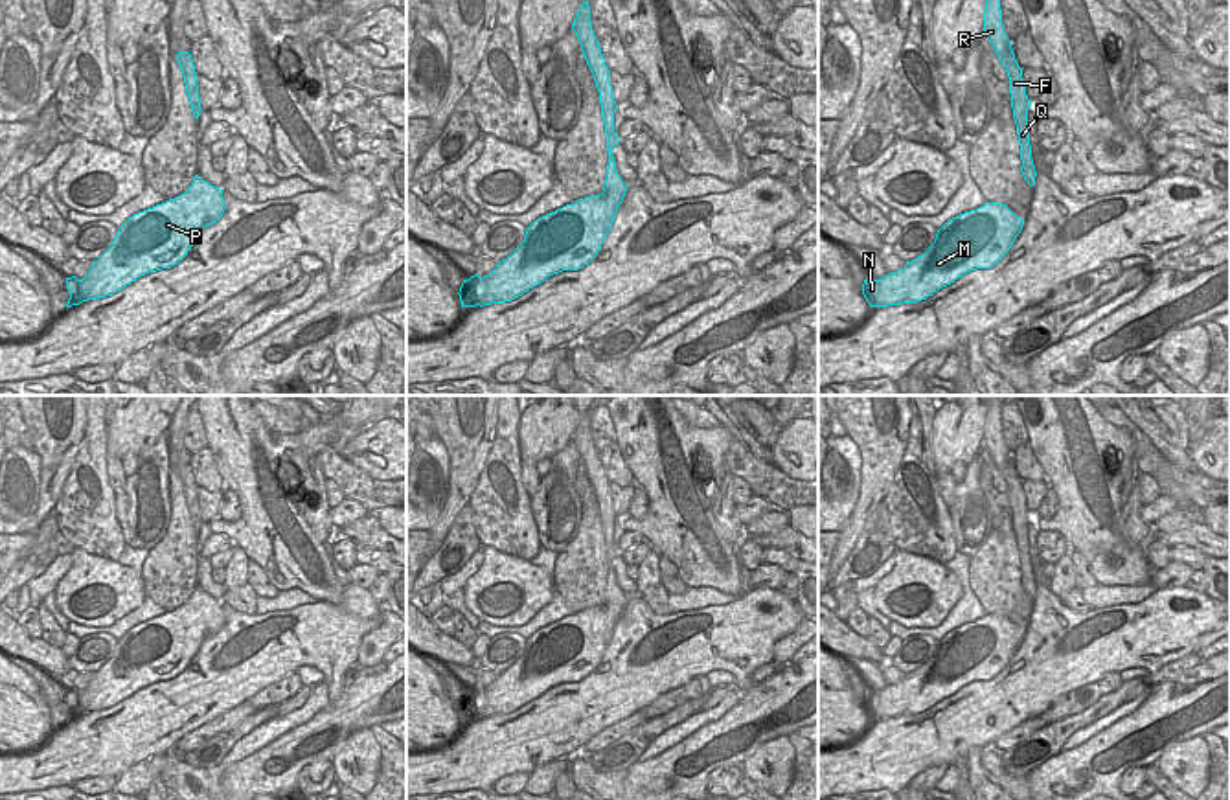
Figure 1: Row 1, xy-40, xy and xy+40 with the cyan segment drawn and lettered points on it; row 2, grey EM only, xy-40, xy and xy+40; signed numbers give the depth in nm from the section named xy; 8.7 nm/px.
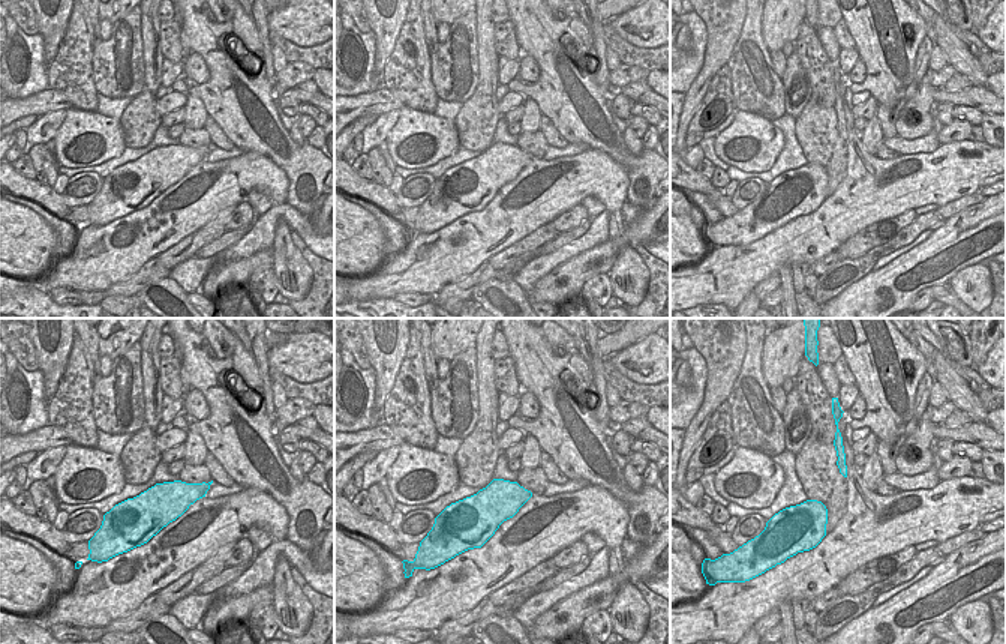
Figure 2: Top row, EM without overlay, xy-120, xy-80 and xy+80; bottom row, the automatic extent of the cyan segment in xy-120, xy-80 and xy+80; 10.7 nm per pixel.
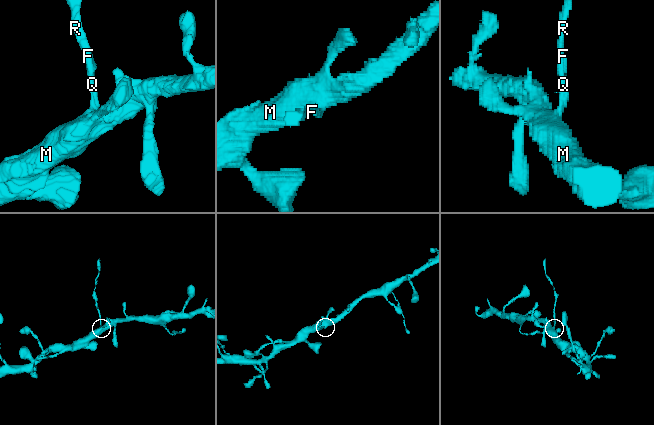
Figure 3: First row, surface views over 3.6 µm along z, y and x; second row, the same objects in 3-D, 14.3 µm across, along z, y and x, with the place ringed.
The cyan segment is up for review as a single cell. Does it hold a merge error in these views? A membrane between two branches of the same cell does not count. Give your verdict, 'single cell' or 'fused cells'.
fused cells

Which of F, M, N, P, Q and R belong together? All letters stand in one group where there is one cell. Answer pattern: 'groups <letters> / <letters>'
groups F R / M N P Q

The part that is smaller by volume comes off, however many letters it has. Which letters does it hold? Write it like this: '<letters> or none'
F, R

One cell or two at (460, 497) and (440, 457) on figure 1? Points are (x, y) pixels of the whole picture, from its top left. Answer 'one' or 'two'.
two

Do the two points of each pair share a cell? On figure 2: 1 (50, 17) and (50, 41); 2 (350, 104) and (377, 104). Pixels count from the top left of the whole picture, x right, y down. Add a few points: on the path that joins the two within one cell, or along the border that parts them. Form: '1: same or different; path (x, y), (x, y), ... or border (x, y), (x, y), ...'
1: same; path (50, 23), (50, 35)
2: same; path (356, 104), (371, 104)

